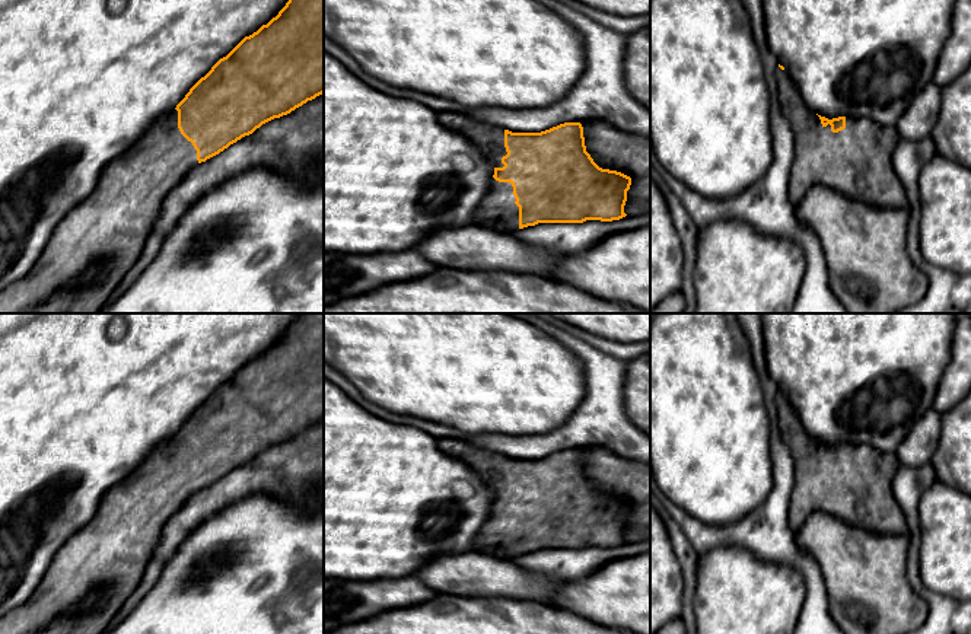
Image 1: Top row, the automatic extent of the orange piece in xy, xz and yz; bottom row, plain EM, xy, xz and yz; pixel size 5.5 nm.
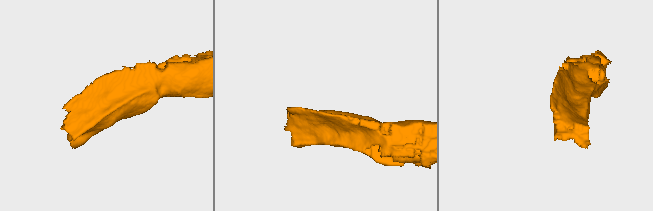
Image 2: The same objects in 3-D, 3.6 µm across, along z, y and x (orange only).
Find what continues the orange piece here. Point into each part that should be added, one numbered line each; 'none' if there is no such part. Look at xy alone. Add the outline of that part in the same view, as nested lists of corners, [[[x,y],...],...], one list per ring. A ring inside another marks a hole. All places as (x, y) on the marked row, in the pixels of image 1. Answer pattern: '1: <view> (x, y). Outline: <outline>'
1: xy (112, 223). Outline: [[[173,108],[162,114],[134,146],[104,166],[93,192],[58,223],[32,271],[0,291],[0,313],[98,313],[143,252],[165,198],[197,165],[197,150],[178,128],[178,111]],[[98,261],[104,264],[98,281],[89,287],[70,286]]]

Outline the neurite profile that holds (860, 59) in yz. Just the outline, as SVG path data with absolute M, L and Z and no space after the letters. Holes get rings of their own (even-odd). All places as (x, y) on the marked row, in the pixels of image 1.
M763 0L767 47L793 79L806 106L828 120L849 117L853 120L870 120L881 125L895 125L911 105L914 96L932 83L937 60L951 35L954 6L955 0Z

